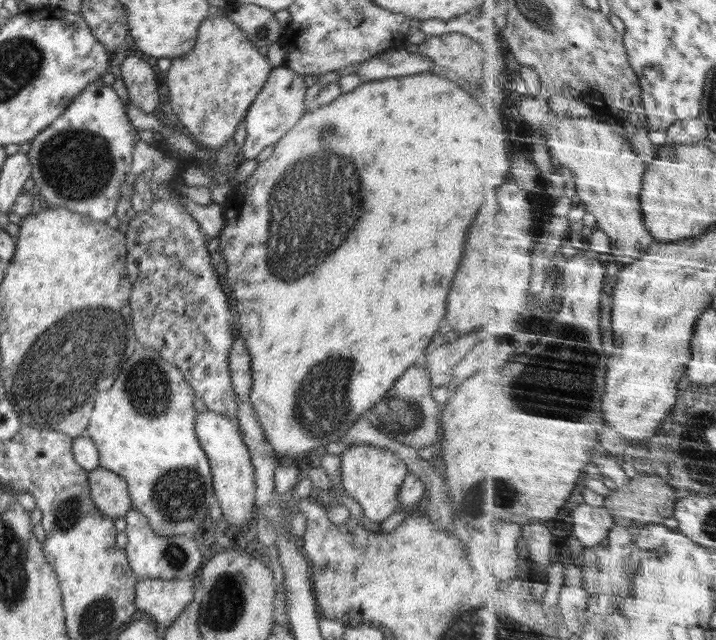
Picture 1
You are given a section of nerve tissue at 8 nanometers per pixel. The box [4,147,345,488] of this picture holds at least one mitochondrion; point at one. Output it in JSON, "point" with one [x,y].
{"point":[59,362]}

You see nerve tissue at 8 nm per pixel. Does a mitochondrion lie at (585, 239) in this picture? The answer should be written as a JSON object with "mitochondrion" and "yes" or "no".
{"mitochondrion":"no"}

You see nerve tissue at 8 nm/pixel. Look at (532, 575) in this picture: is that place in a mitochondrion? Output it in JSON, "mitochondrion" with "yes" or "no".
{"mitochondrion":"no"}

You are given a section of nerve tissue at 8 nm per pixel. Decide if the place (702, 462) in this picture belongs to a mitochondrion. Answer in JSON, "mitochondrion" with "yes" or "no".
{"mitochondrion":"yes"}

